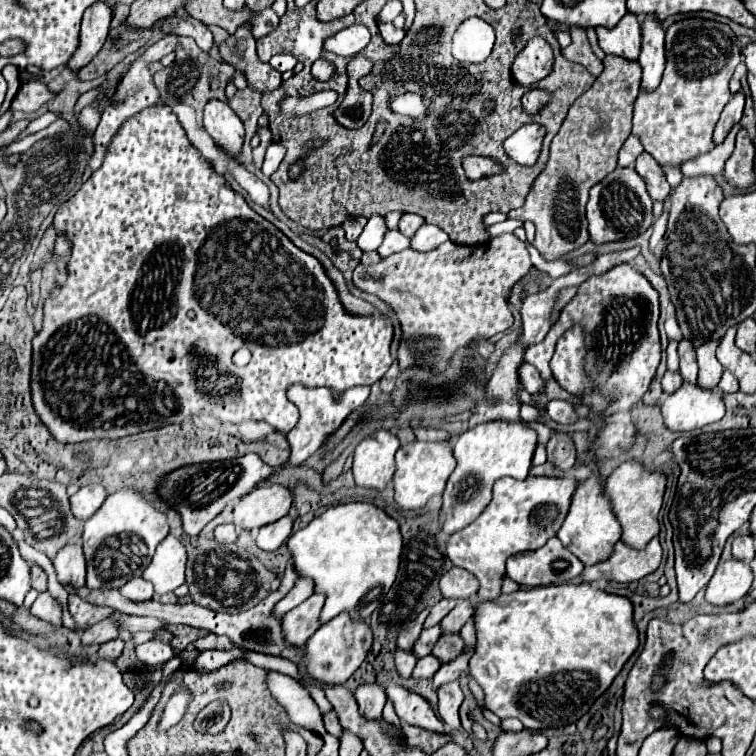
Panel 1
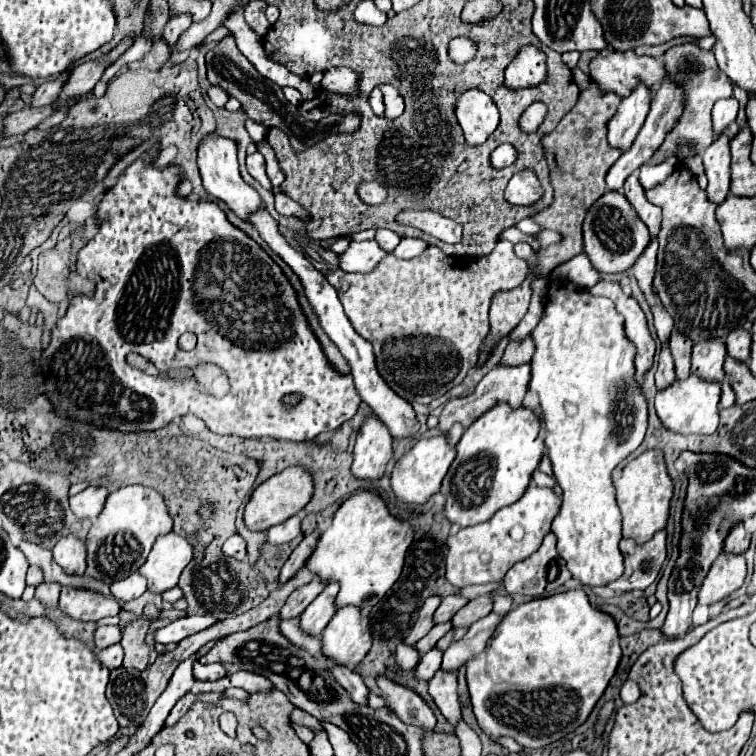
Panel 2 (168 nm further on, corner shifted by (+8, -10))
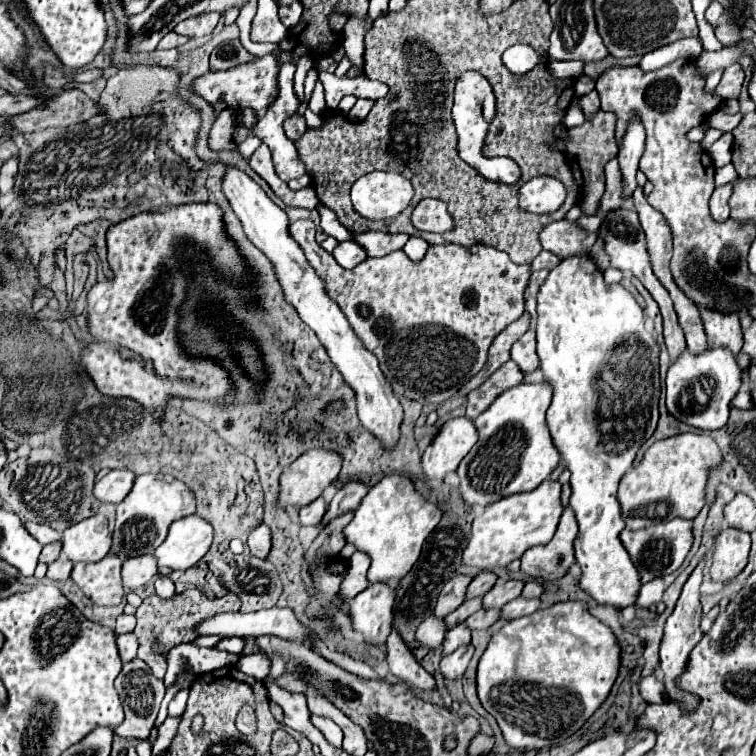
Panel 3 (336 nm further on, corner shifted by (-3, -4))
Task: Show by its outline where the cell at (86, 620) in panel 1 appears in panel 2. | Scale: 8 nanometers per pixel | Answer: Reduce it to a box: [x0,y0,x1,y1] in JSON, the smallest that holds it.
[60,586,120,620]

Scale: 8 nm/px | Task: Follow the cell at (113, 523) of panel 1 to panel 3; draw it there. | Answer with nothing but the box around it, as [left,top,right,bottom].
[111,474,195,560]

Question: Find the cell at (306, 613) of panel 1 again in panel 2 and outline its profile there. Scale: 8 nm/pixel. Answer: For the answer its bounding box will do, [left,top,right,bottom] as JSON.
[300,584,340,636]

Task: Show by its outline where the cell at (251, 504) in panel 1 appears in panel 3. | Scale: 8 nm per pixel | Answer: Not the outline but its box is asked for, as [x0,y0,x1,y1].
[277,450,341,506]

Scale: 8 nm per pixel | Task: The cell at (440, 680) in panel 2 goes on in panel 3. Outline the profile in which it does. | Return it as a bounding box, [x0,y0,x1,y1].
[439,644,473,680]

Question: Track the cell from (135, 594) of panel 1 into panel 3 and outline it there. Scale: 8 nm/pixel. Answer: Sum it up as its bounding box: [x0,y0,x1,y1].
[123,554,157,590]

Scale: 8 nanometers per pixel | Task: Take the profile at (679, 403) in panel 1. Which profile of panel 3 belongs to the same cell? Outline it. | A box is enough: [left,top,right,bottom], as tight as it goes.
[667,348,743,430]

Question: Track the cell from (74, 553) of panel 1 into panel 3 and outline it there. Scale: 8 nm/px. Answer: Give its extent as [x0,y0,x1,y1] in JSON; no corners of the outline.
[63,516,111,562]

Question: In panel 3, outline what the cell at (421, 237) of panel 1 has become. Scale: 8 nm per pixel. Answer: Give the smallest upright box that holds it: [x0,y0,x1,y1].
[403,236,429,260]

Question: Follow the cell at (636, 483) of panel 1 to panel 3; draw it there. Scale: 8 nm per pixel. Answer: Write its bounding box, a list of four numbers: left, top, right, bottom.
[619,434,721,530]

